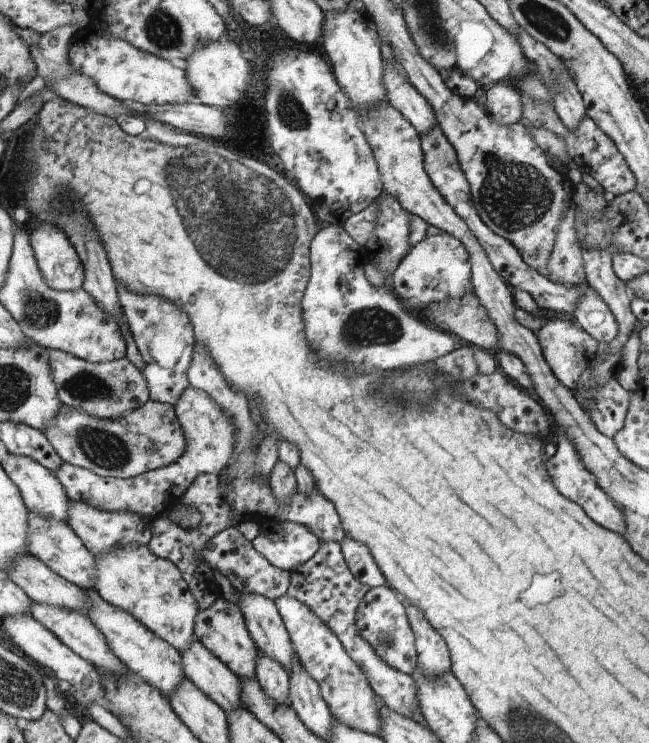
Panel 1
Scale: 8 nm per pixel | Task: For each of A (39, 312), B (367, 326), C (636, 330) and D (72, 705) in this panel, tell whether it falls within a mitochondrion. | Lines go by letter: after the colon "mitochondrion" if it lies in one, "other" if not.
A: mitochondrion
B: mitochondrion
C: other
D: other

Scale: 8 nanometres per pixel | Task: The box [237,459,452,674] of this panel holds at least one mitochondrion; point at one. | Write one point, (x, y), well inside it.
(385, 640)

